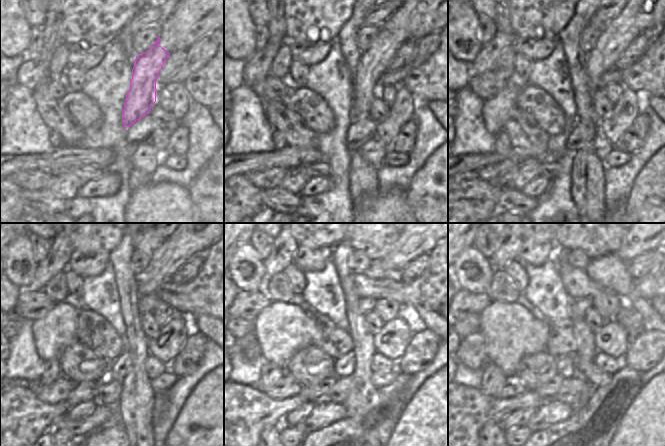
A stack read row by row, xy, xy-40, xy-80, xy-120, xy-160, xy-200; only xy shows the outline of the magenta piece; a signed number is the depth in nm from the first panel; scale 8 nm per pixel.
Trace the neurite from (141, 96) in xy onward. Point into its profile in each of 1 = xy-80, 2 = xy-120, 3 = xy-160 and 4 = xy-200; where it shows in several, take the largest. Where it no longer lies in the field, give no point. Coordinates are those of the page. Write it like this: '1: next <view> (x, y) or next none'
1: next xy-80 (635, 19)
2: next xy-120 (185, 243)
3: next xy-160 (411, 243)
4: next xy-200 (635, 243)

